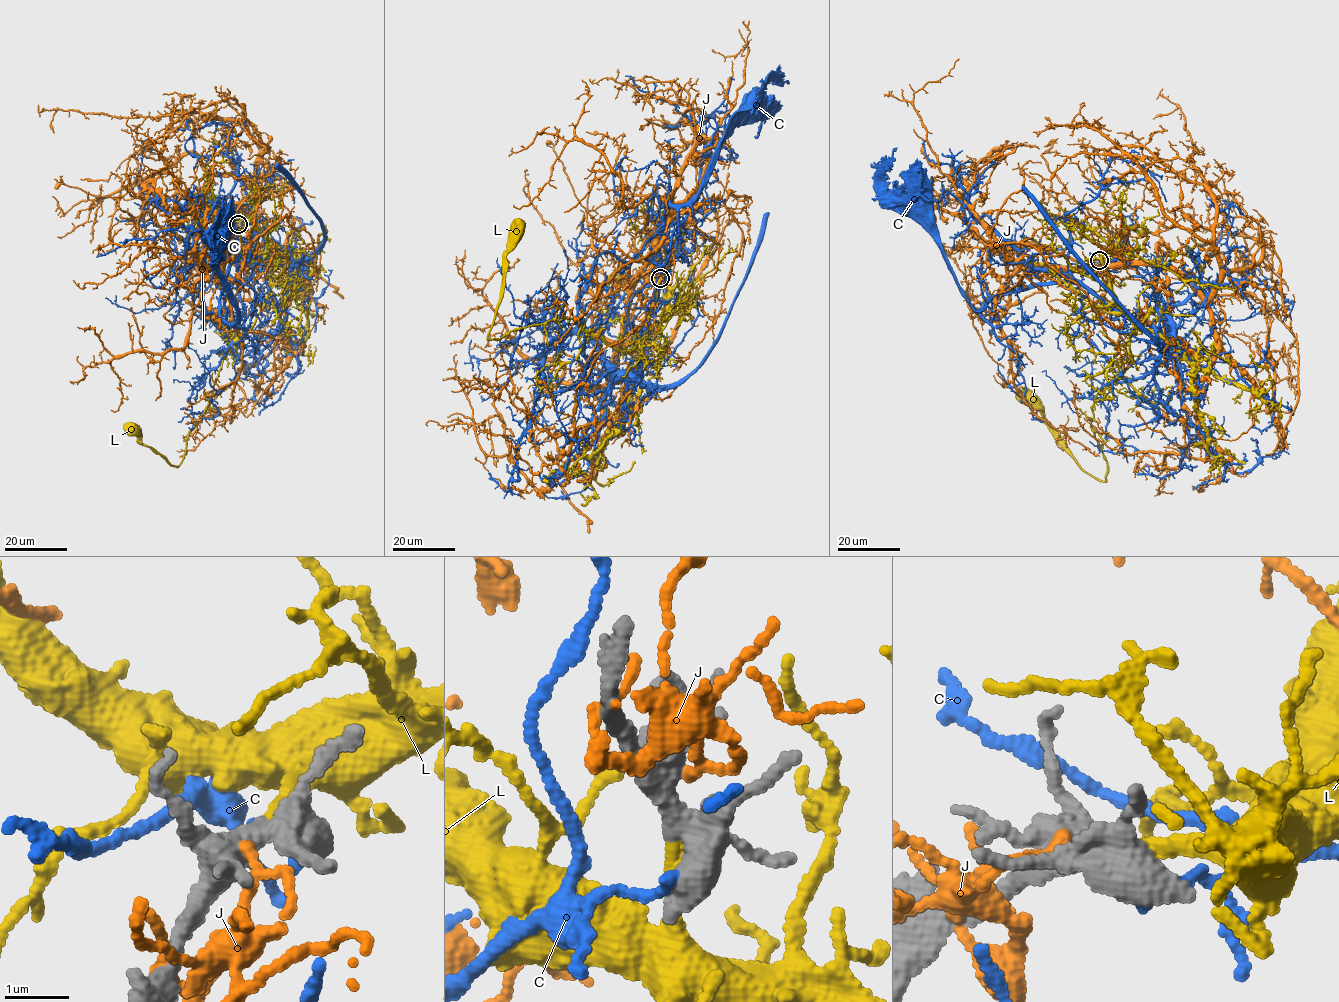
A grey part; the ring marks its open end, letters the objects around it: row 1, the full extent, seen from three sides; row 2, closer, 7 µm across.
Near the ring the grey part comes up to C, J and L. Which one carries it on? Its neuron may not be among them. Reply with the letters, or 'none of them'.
L

